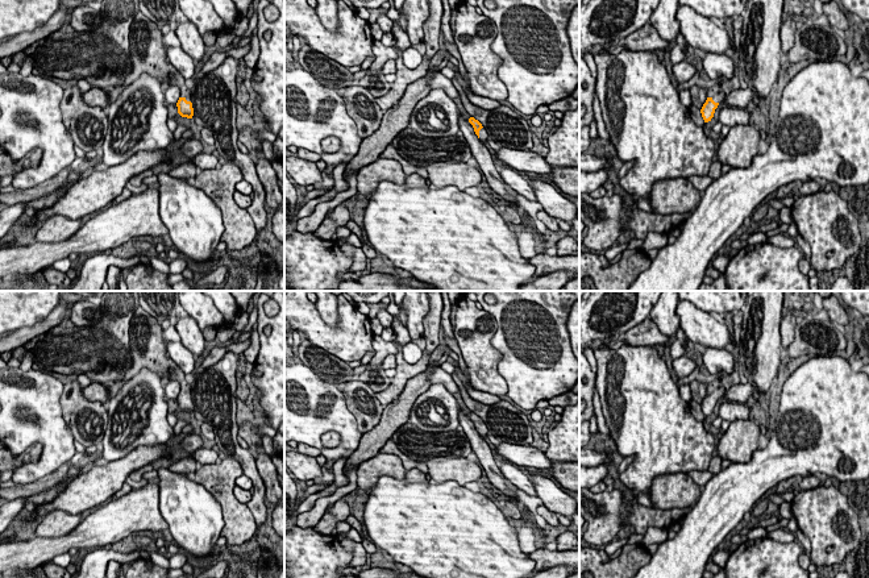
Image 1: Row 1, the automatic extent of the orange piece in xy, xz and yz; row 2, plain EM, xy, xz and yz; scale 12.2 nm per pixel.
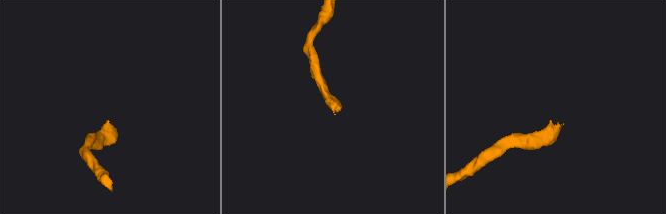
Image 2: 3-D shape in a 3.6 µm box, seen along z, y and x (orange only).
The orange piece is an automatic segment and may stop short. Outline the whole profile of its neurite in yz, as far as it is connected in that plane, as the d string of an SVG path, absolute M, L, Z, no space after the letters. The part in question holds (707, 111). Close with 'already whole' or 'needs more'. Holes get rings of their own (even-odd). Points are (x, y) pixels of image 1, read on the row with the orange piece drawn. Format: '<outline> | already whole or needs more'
M735 62L735 72L732 79L718 78L715 79L715 84L712 87L707 87L707 100L700 109L704 122L711 121L715 109L724 100L724 97L732 91L736 91L739 88L740 88L739 67Z | needs more

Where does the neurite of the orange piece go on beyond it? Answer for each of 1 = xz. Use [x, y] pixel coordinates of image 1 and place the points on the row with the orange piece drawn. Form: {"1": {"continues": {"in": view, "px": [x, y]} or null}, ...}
{"1": {"continues": {"in": "xz", "px": [483, 134]}}}

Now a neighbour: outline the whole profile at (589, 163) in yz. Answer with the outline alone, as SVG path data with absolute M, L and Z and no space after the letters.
M587 153L579 154L579 171L595 172L599 170L607 170L610 163L606 158L598 155L590 155Z

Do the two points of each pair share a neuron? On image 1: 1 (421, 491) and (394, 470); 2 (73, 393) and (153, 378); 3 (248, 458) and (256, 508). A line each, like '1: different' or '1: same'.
1: different
2: different
3: same

